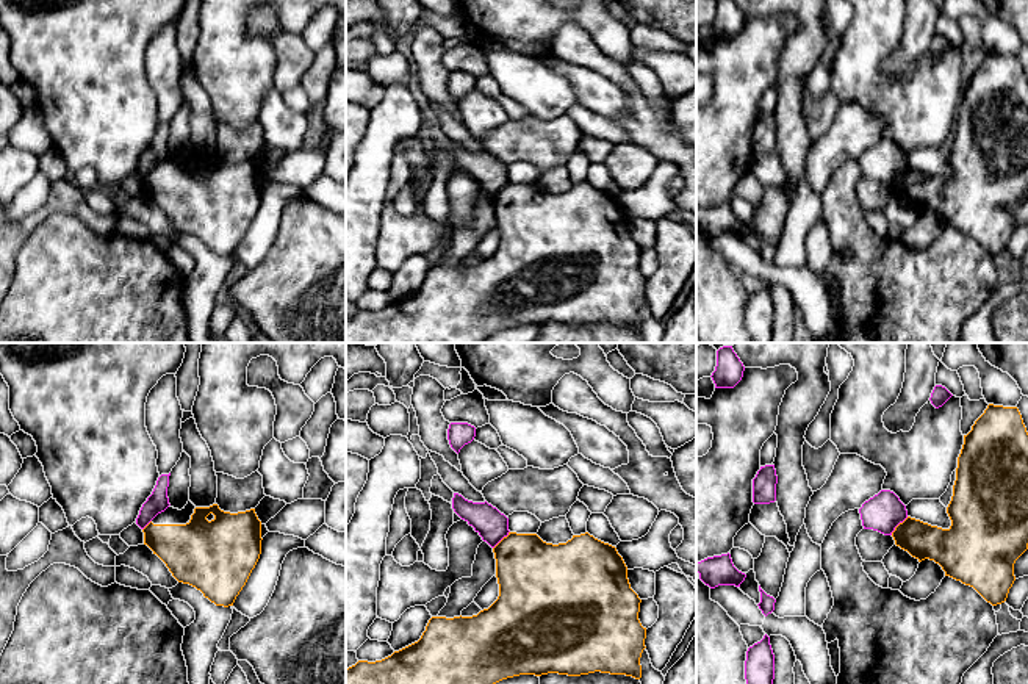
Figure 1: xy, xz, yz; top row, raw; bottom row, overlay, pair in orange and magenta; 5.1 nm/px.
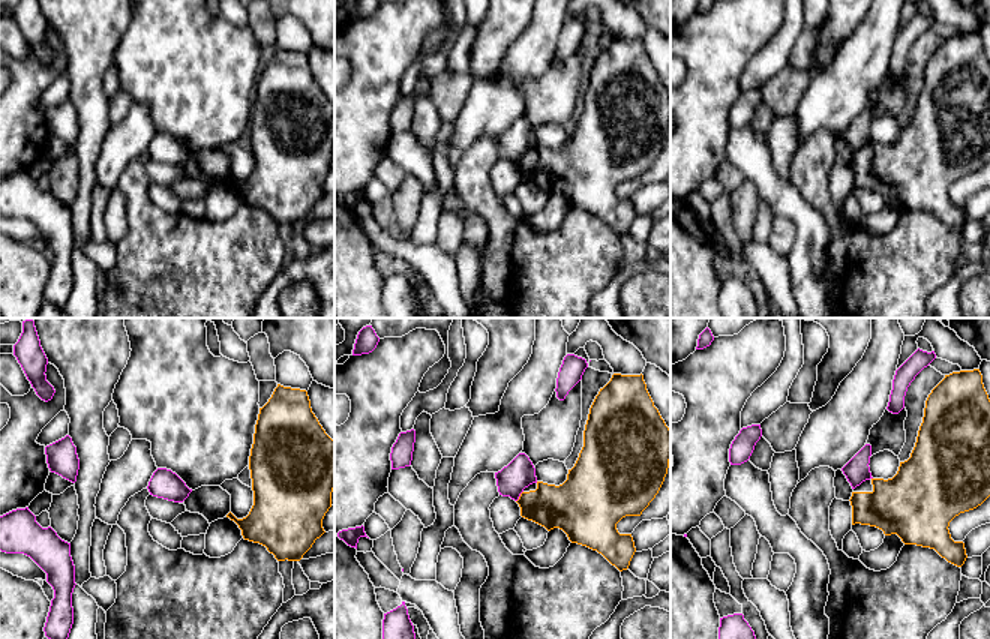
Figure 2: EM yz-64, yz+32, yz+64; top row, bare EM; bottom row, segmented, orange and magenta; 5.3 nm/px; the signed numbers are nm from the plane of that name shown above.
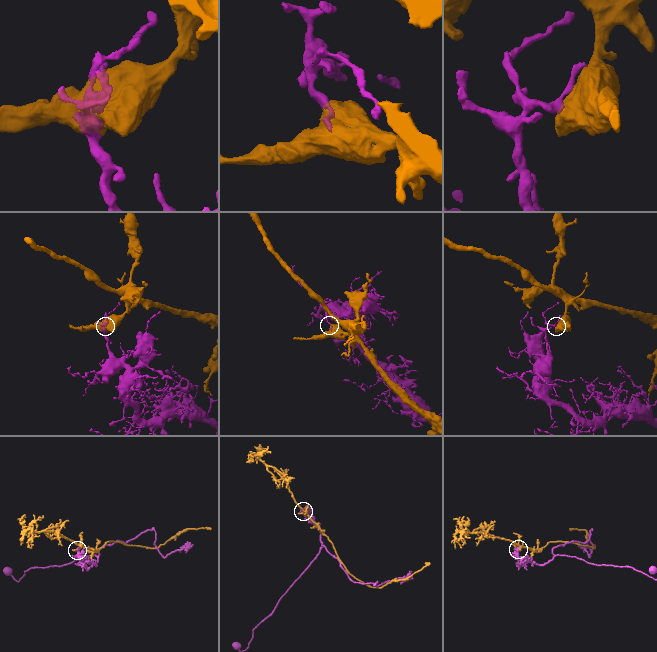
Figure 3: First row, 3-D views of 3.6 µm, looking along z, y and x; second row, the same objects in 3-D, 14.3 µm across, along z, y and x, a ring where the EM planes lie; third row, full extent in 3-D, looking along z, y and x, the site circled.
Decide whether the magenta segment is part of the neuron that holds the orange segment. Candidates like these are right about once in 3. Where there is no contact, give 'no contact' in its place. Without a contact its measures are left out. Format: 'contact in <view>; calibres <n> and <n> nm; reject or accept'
contact in yz; calibres 190 and 200 nm; reject

